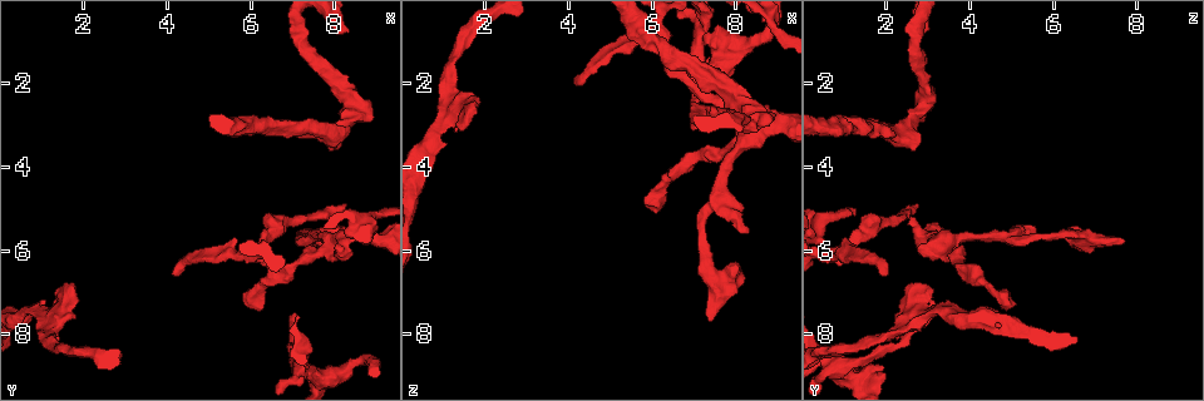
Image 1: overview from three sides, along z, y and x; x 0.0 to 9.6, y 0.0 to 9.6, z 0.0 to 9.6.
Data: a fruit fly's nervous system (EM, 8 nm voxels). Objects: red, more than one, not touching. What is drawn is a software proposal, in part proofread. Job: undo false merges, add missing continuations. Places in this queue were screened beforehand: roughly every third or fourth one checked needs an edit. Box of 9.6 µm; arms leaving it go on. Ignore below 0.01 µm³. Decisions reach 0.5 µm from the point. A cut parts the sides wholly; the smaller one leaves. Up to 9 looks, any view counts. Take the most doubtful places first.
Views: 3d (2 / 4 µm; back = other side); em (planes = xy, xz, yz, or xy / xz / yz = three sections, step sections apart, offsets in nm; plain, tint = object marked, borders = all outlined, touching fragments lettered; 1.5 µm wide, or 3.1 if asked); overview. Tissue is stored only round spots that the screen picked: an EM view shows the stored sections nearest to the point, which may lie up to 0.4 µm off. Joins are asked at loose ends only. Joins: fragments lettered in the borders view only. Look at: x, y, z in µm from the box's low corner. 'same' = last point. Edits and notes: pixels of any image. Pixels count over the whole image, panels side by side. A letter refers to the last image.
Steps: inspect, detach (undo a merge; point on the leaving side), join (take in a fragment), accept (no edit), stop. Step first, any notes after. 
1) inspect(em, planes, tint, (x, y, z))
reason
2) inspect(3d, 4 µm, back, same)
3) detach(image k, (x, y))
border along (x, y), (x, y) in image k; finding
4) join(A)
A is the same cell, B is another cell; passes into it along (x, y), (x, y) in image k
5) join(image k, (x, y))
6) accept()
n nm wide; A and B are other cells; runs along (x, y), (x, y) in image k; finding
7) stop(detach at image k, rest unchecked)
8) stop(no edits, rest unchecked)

inspect(em, xz, step 8, tint, (8.30, 0.70, 2.90))
an open end

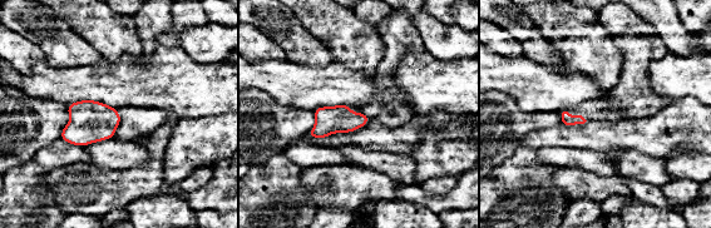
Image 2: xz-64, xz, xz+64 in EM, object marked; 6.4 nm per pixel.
inspect(em, planes, borders, same)
cut it another way

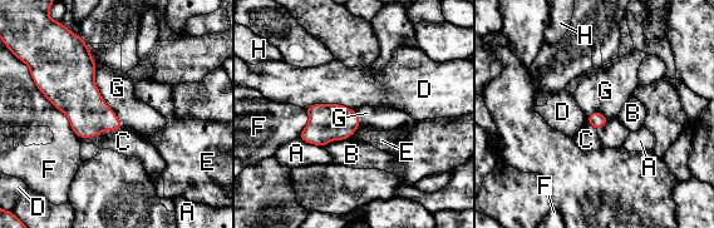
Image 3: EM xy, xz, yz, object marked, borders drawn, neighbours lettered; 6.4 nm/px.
join(C)
C is the same cell, A, B, D, E, F, G and H are other cells; passes into it along (88, 113), (99, 133), (123, 142) in image 3; it goes on there

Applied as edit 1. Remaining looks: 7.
inspect(3d, 4 µm, (7.25, 8.95, 0.90))
four arms meet

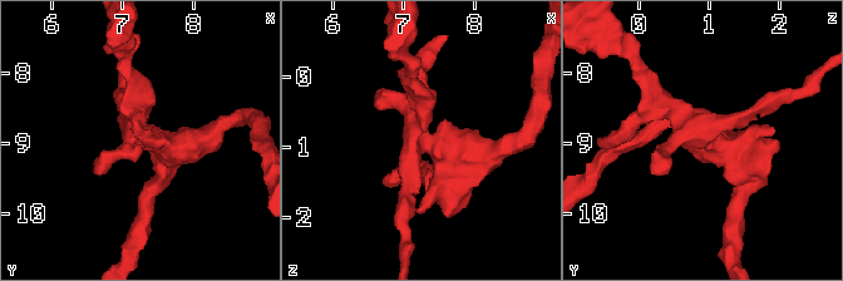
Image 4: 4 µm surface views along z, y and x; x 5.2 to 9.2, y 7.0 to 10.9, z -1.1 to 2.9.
inspect(em, planes, borders, (7.30, 8.90, 0.95))
4 arms; now the EM

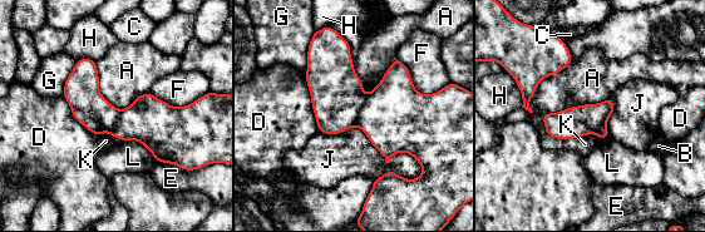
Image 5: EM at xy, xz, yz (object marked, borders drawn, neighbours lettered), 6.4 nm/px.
detach(image 5, (395, 117))
200 nm wide; A, B, C, D, E, F, G, H, J, K and L are other cells; border along (366, 95), (355, 124) in image 5; a second neuron is stuck on

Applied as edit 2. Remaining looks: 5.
inspect(3d, 4 µm, (8.85, 2.85, 2.75))
branch stops here

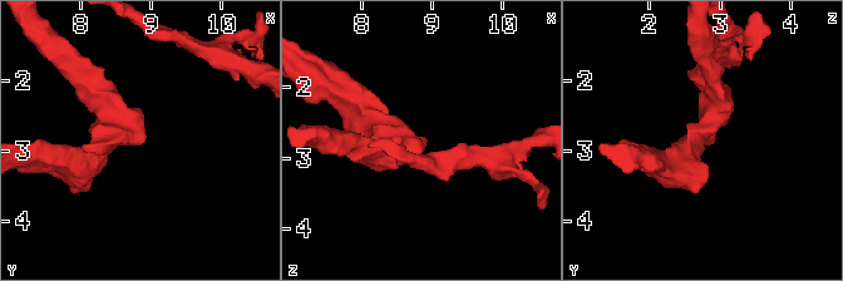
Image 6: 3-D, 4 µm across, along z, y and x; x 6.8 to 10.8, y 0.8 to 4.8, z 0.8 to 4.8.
inspect(em, planes, borders, (8.95, 2.85, 2.80))

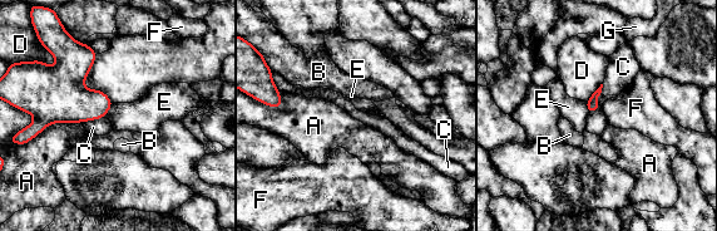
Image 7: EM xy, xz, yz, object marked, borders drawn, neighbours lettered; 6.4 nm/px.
accept()
A, B, C, D, E, F and G are other cells; border along (603, 84), (598, 108), (589, 114) in image 7; none of them fits

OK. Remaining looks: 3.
stop(join at image 3, detach at image 5, rest unchecked)

